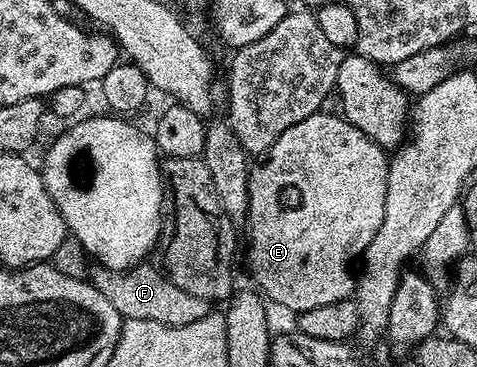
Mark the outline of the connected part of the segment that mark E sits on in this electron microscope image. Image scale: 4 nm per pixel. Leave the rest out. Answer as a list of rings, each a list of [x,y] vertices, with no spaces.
[[[319,111],[303,119],[295,126],[288,128],[263,153],[257,163],[251,164],[250,178],[248,179],[248,230],[250,229],[250,273],[254,276],[253,284],[260,290],[261,296],[267,302],[275,301],[282,309],[291,309],[294,315],[304,311],[312,311],[312,307],[325,307],[328,303],[347,300],[353,294],[356,284],[356,273],[350,264],[357,262],[368,245],[372,243],[372,235],[380,231],[380,222],[384,219],[384,199],[388,187],[387,150],[377,145],[364,131],[357,129],[345,117],[337,112],[326,113]]]

